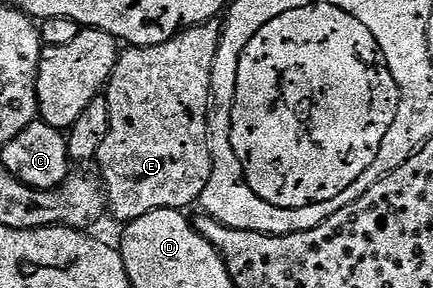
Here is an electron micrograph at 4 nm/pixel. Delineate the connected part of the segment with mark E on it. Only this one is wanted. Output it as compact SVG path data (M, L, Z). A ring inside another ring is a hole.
M217 22L188 27L164 45L127 46L119 54L118 64L104 88L108 101L108 133L98 150L96 166L102 170L101 182L109 214L128 224L144 213L156 209L186 209L189 203L207 194L206 186L214 172L210 154L210 121L212 114L212 69L222 40Z

